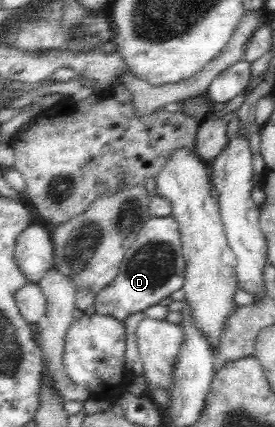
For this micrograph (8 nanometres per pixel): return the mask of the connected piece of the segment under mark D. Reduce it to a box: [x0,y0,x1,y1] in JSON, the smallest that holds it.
[94,216,186,323]

